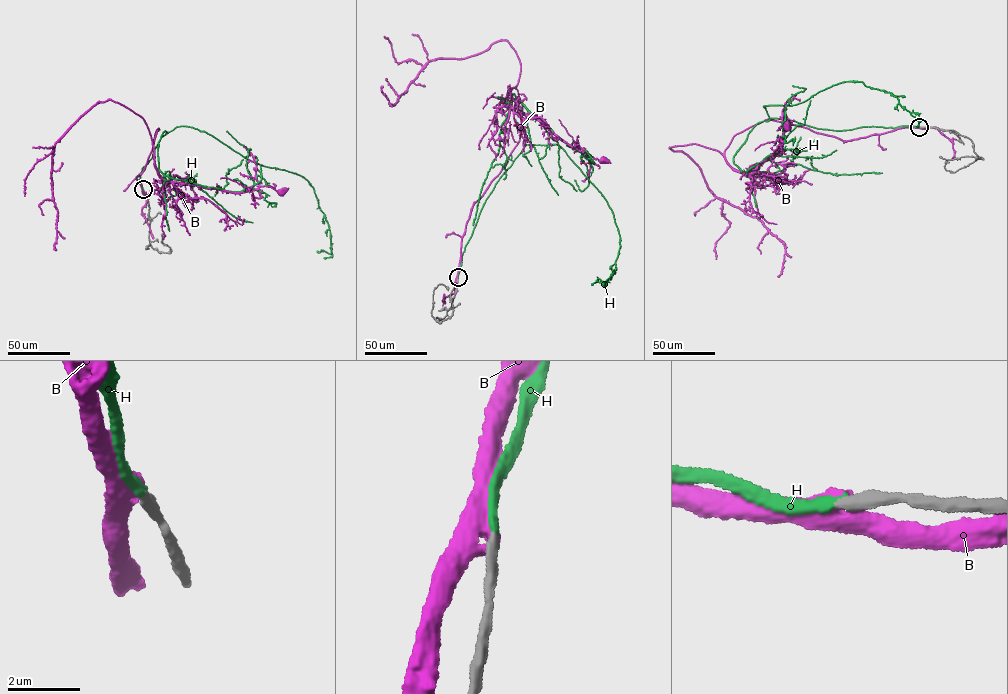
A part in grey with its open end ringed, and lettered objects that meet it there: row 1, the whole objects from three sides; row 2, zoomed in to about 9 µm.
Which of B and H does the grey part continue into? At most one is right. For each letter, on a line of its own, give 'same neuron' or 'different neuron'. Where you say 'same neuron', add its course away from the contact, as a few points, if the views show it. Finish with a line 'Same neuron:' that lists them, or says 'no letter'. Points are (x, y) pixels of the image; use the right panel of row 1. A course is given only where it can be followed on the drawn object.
B: different neuron
H: same neuron; course (919, 127), (818, 129), (769, 118), (763, 106), (794, 105), (838, 83), (857, 81), (889, 92), (920, 121)
Same neuron: H

